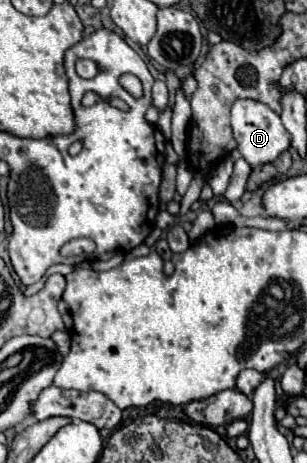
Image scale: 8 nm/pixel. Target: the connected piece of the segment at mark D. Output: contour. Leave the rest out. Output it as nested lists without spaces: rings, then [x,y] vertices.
[[[237,100],[231,108],[231,128],[237,142],[237,150],[243,154],[243,158],[249,162],[251,168],[263,166],[267,162],[273,162],[283,150],[291,146],[289,132],[283,128],[281,118],[267,108],[265,104],[257,100]]]

